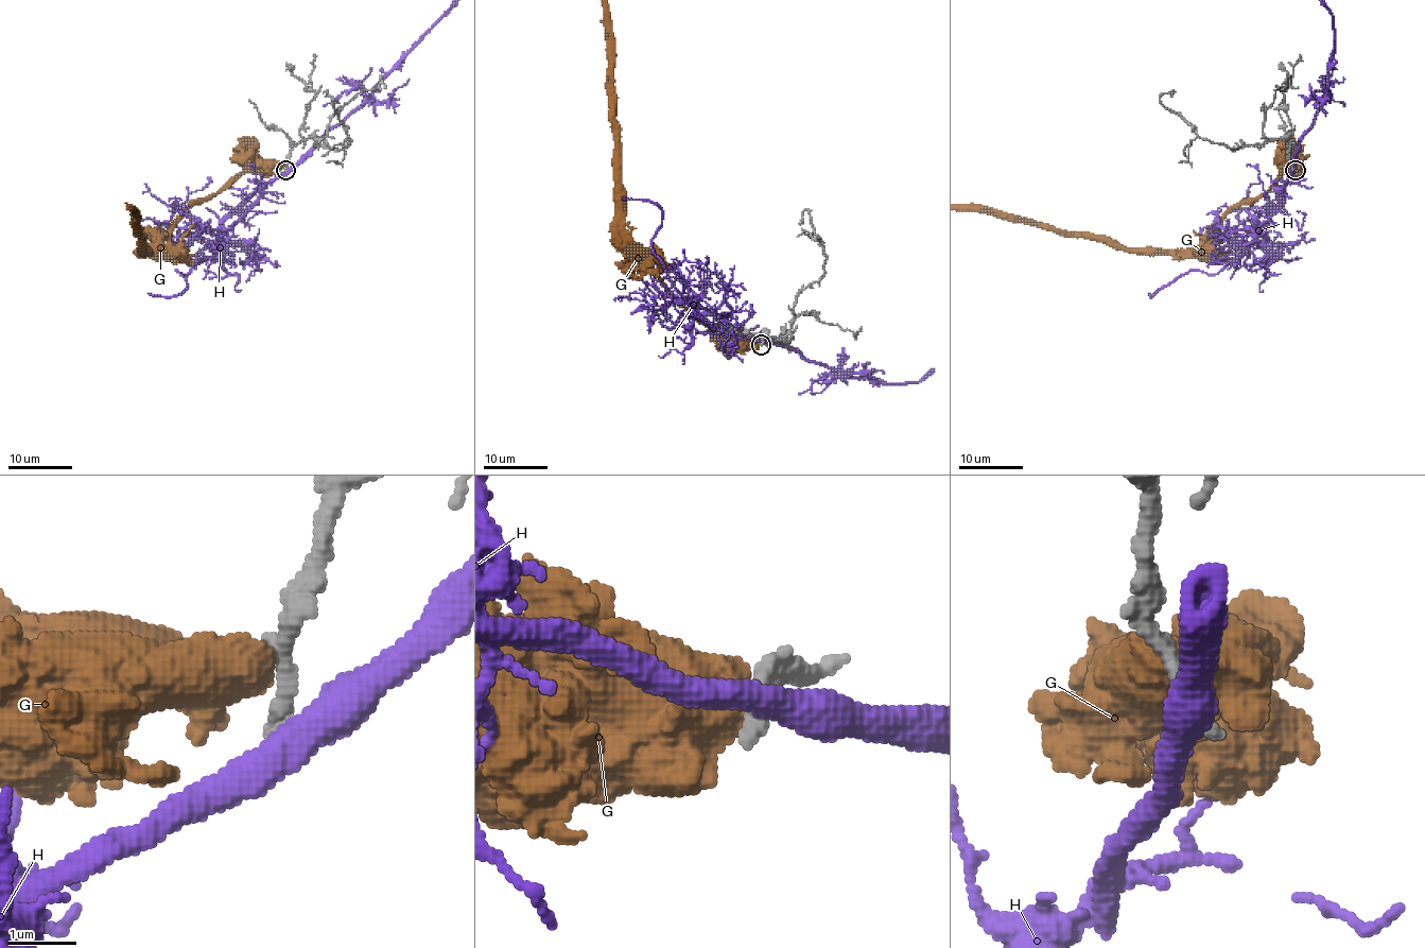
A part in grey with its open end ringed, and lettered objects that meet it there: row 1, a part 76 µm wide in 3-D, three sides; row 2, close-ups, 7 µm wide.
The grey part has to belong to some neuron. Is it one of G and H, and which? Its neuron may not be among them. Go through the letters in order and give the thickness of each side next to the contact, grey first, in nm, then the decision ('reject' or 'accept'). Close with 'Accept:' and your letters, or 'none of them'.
G: 360/700 nm | reject
H: 300/480 nm | reject
Accept: none of them

